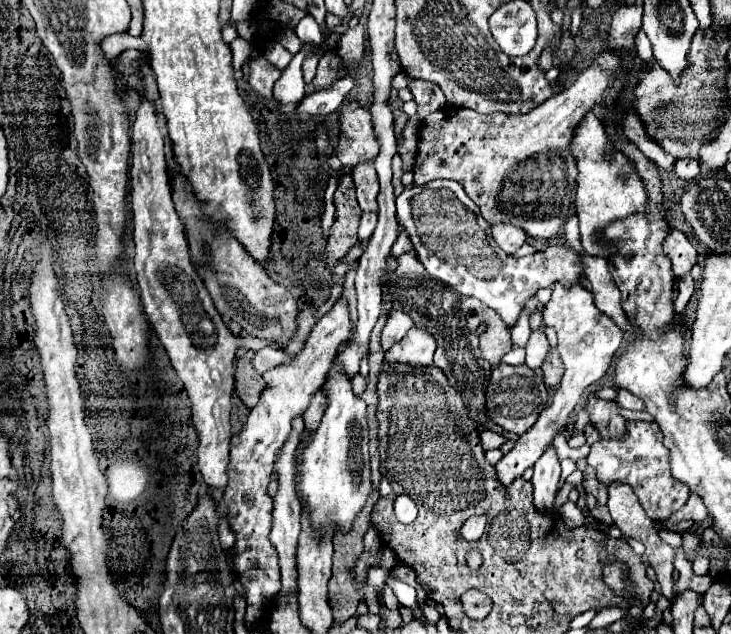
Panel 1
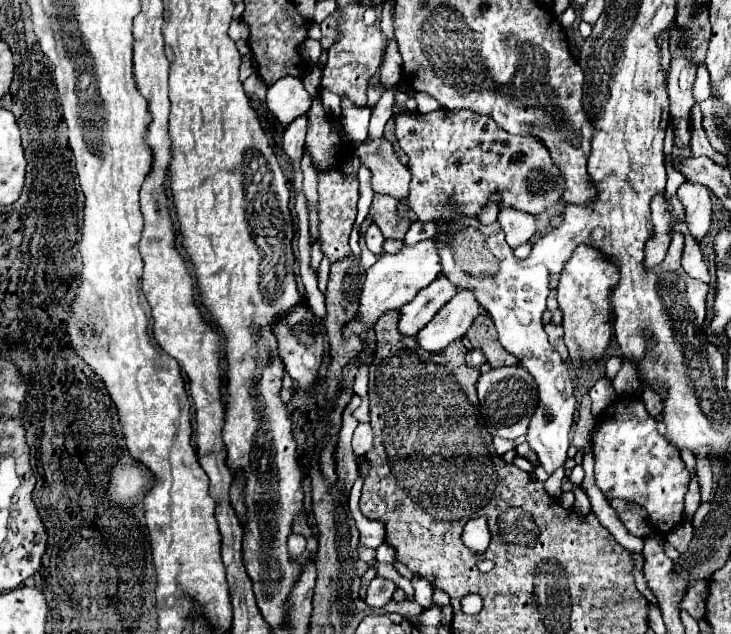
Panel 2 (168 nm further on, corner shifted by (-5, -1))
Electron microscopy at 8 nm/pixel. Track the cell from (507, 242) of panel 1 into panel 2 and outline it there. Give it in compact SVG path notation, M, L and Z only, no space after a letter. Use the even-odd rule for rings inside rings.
M504 207L502 215L498 217L504 233L506 233L506 243L516 249L520 245L524 245L526 241L530 241L530 237L536 231L536 223L534 223L534 215L518 211L514 207Z

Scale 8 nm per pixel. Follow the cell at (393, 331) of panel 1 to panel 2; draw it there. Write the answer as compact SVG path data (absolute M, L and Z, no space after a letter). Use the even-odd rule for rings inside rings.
M440 275L430 287L422 289L406 307L400 307L400 323L398 329L404 335L416 335L434 315L440 311L440 307L458 291L454 283L450 283L444 275Z

